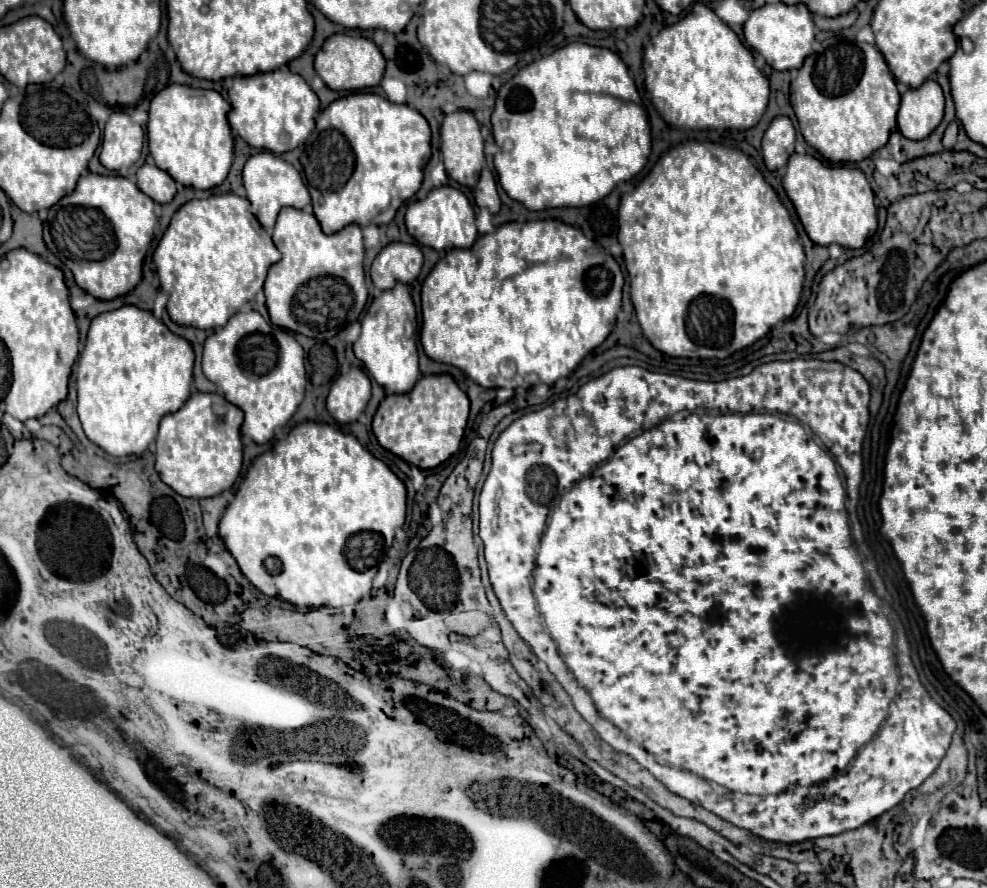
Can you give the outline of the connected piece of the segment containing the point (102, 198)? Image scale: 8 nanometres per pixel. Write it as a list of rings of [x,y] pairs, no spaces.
[[[81,176],[73,194],[61,198],[47,216],[43,240],[73,272],[79,288],[99,300],[131,292],[141,280],[141,264],[157,224],[153,200],[123,176]]]

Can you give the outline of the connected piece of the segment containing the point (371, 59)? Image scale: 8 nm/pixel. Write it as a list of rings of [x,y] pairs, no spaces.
[[[335,34],[325,40],[321,50],[315,56],[315,70],[321,76],[321,80],[331,90],[361,90],[361,88],[373,88],[381,82],[383,70],[385,70],[385,58],[375,46],[375,42],[359,36],[351,38],[345,34]]]

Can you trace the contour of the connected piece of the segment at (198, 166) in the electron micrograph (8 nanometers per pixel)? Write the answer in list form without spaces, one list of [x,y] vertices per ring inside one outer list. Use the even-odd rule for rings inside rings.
[[[181,84],[161,90],[151,100],[147,122],[149,152],[157,168],[169,172],[183,186],[197,190],[219,186],[227,178],[233,160],[233,136],[227,122],[229,110],[229,102],[215,90],[195,90]]]

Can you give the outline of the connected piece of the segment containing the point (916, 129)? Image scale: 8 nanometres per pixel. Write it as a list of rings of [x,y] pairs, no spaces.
[[[927,80],[901,96],[897,128],[909,140],[923,140],[943,120],[943,108],[945,98],[941,86],[935,80]]]

